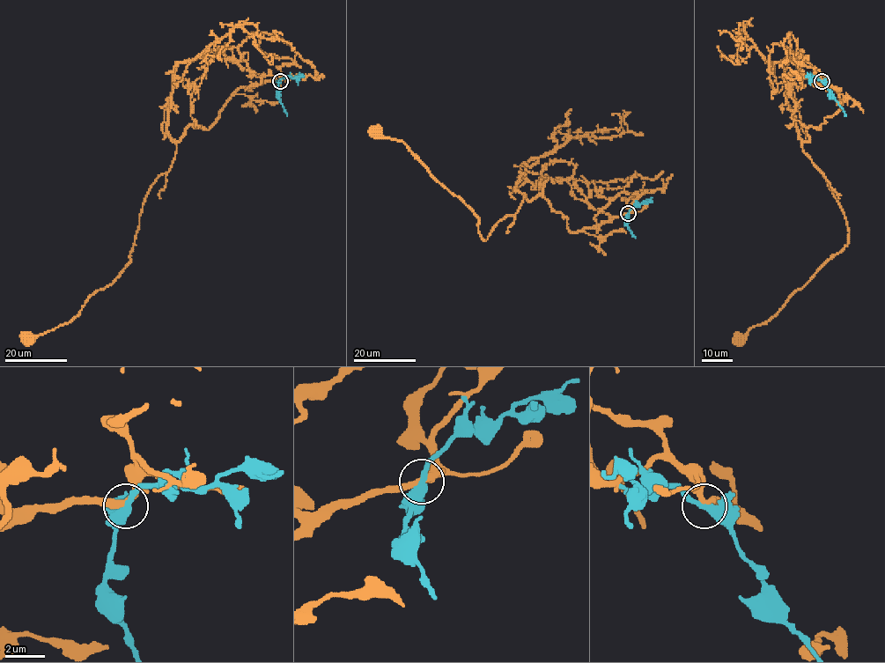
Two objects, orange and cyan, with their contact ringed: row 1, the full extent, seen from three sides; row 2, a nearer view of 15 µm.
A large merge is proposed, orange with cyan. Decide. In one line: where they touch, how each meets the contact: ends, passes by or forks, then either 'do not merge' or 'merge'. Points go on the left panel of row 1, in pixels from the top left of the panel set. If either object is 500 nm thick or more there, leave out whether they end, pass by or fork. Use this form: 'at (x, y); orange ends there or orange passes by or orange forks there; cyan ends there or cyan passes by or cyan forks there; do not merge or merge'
at (280, 81); orange passes by; cyan passes by; do not merge

